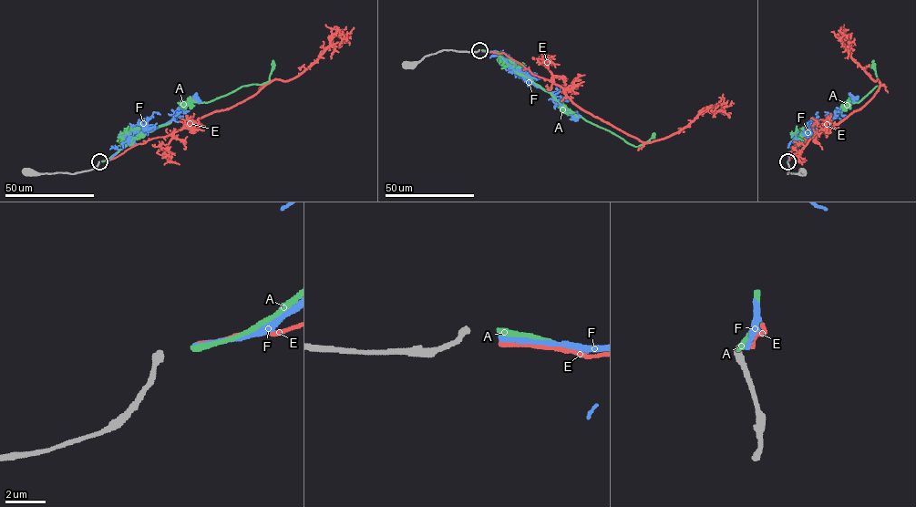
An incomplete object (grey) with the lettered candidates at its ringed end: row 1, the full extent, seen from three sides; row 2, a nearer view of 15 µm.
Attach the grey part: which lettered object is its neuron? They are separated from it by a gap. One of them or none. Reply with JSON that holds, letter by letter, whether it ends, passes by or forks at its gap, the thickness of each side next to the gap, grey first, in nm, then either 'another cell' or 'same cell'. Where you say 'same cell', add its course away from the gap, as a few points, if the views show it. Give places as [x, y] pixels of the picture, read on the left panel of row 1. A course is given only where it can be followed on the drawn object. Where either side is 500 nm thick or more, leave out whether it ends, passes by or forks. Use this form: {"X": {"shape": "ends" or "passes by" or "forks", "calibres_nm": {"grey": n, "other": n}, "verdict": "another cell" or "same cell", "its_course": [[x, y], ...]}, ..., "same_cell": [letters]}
{"A": {"shape": "ends", "calibres_nm": {"grey": 320, "other": 300}, "verdict": "same cell", "its_course": [[102, 161], [134, 138], [168, 124], [190, 102], [207, 102], [241, 87], [262, 84], [269, 80], [272, 60]]}, "E": {"shape": "ends", "calibres_nm": {"grey": 320, "other": 240}, "verdict": "another cell"}, "F": {"shape": "ends", "calibres_nm": {"grey": 320, "other": 280}, "verdict": "another cell"}, "same_cell": ["A"]}

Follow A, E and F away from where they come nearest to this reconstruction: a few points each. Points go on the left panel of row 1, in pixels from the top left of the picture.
A: (102, 161), (134, 138), (168, 124), (190, 102), (207, 102), (241, 87), (262, 84), (269, 80), (272, 60)
E: (102, 160), (229, 109), (272, 80), (300, 75), (338, 30), (351, 38)
F: (102, 161), (108, 160), (138, 134), (171, 120), (175, 112), (190, 102), (196, 92)

